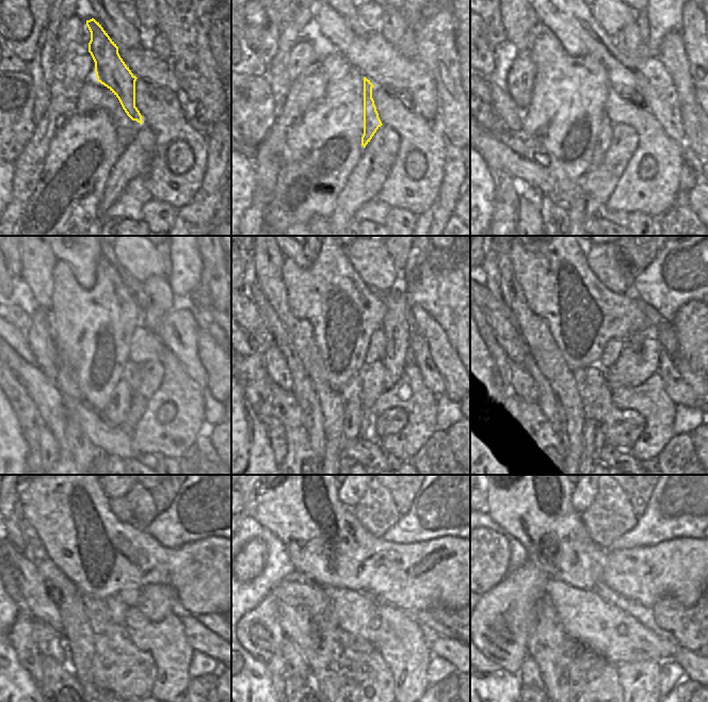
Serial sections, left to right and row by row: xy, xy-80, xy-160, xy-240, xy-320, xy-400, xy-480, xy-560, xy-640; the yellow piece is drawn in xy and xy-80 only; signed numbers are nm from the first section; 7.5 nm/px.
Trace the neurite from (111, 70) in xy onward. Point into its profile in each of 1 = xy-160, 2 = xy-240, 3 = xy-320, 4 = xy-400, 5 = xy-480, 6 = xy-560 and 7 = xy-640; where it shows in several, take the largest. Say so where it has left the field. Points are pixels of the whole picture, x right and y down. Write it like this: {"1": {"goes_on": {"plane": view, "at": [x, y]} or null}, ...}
{"1": {"goes_on": {"plane": "xy-160", "at": [604, 141]}}, "2": {"goes_on": {"plane": "xy-240", "at": [115, 412]}}, "3": {"goes_on": {"plane": "xy-320", "at": [353, 410]}}, "4": {"goes_on": {"plane": "xy-400", "at": [589, 434]}}, "5": {"goes_on": null}, "6": {"goes_on": null}, "7": {"goes_on": null}}

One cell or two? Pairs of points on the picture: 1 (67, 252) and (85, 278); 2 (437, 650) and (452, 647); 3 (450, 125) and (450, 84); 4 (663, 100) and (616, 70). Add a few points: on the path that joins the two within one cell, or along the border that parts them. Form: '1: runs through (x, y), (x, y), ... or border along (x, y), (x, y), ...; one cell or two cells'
1: runs through (74, 258), (83, 268), (84, 272); one cell
2: runs through (440, 647), (449, 647); one cell
3: runs through (450, 115), (449, 94); one cell
4: runs through (652, 89), (639, 76), (628, 74); one cell

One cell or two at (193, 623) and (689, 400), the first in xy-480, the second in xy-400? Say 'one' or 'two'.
one

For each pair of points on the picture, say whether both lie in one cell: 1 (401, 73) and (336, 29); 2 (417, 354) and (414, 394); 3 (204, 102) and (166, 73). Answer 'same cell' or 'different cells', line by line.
1: same cell
2: different cells
3: different cells

